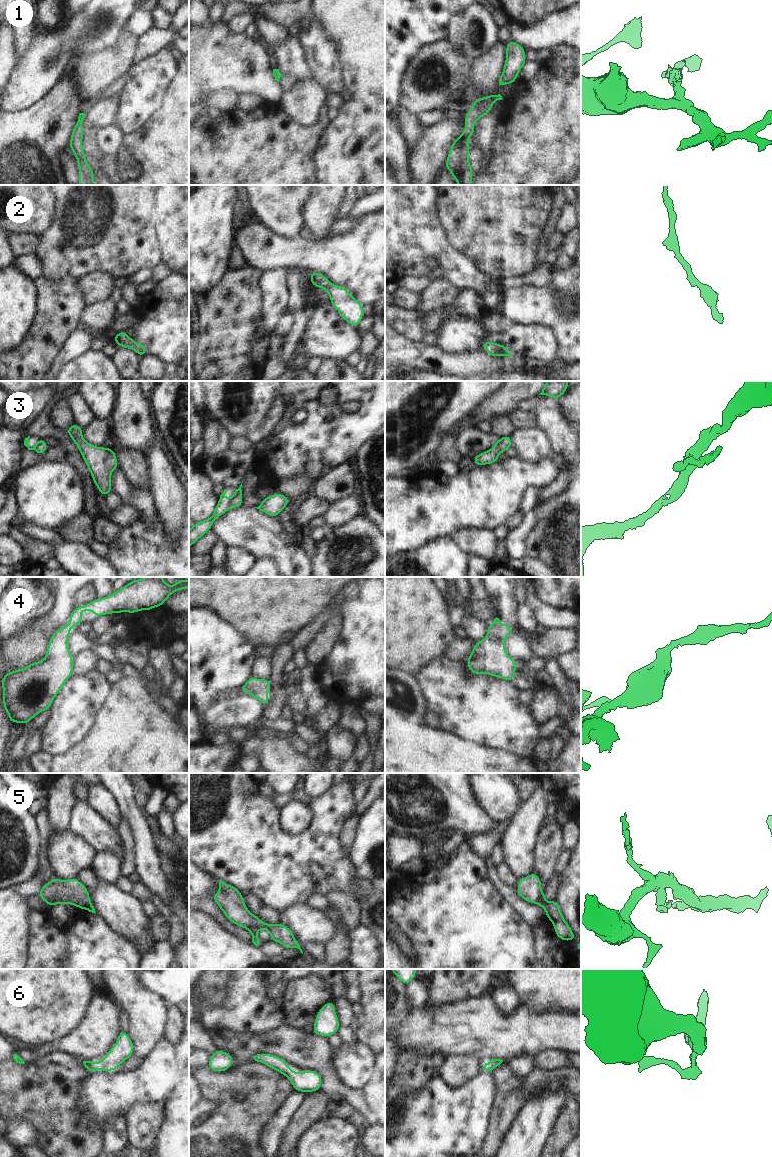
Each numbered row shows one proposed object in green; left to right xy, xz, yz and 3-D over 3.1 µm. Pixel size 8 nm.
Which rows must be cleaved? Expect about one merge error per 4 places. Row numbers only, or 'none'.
3, 5.

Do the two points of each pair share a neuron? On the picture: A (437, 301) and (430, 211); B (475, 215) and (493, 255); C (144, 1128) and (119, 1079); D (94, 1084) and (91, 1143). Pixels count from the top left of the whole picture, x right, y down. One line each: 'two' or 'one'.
A: two
B: one
C: two
D: two

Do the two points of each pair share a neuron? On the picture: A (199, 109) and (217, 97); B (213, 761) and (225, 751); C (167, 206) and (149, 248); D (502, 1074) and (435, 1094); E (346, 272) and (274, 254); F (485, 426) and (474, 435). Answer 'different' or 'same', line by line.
A: same
B: same
C: different
D: different
E: same
F: different

